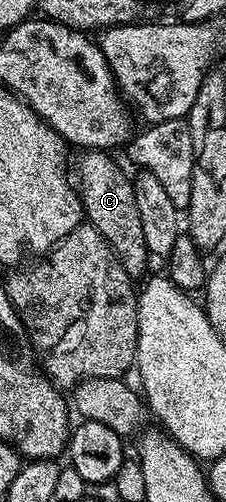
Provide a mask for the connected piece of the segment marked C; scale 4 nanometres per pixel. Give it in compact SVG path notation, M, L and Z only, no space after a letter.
M84 150L81 155L80 163L74 166L74 178L78 183L80 202L84 205L84 218L106 240L124 271L134 280L143 279L149 273L150 255L146 248L146 235L142 232L142 219L138 216L138 203L134 200L133 179L130 174L128 178L127 172L112 159L111 153Z

